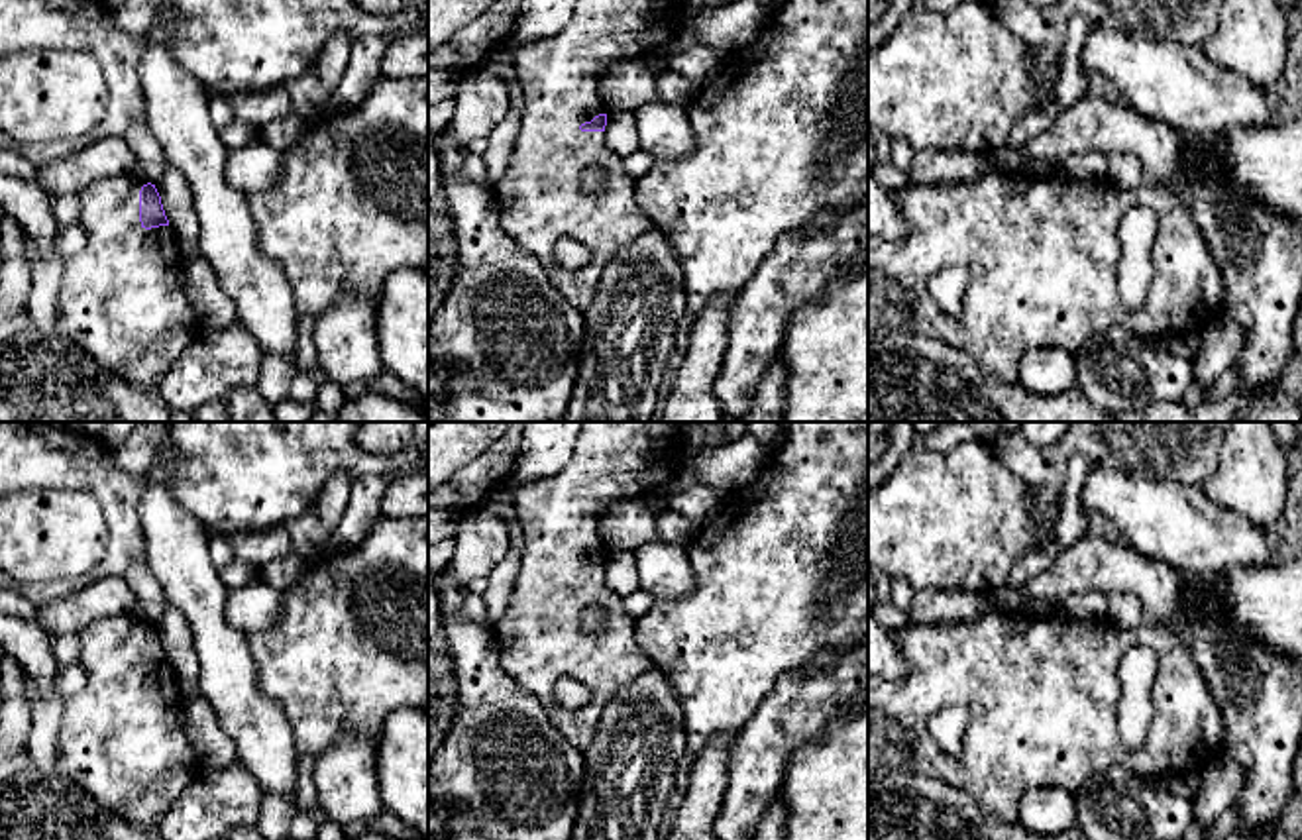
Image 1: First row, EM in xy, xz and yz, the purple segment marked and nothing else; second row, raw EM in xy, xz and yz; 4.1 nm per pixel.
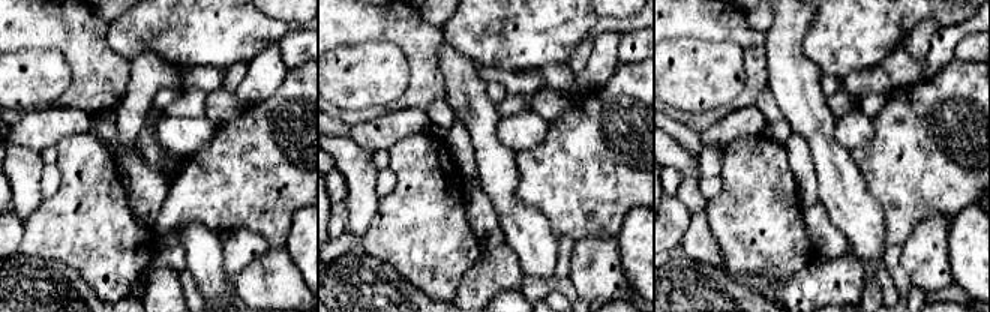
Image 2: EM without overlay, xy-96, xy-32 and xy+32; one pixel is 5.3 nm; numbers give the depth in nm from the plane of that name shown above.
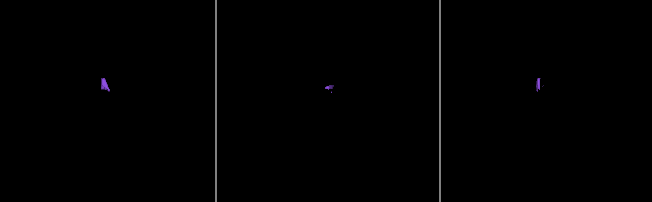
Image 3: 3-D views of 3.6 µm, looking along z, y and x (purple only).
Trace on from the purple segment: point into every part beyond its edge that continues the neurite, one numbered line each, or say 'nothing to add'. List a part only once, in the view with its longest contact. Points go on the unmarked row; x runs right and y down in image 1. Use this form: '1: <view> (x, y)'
1: xy (122, 738)

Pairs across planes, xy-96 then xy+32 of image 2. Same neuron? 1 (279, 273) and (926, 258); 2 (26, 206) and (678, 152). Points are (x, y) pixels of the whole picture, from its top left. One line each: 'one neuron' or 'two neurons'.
1: one neuron
2: one neuron

